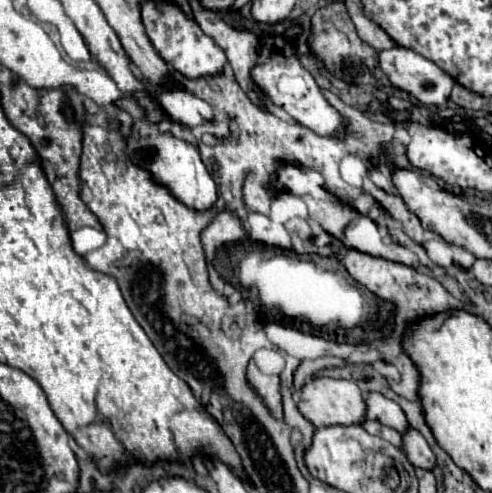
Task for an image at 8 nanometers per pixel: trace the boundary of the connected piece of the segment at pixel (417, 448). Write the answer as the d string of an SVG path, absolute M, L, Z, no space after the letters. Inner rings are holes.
M413 428L403 436L403 452L407 454L409 462L415 468L423 468L423 470L433 470L435 468L435 454L431 452L425 438Z

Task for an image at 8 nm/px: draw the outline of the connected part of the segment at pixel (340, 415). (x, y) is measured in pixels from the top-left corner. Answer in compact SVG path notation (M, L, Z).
M315 378L303 386L301 396L299 396L299 410L309 422L313 422L315 428L351 426L351 424L363 424L365 422L367 404L365 404L363 392L359 390L357 382L333 380L333 378Z

